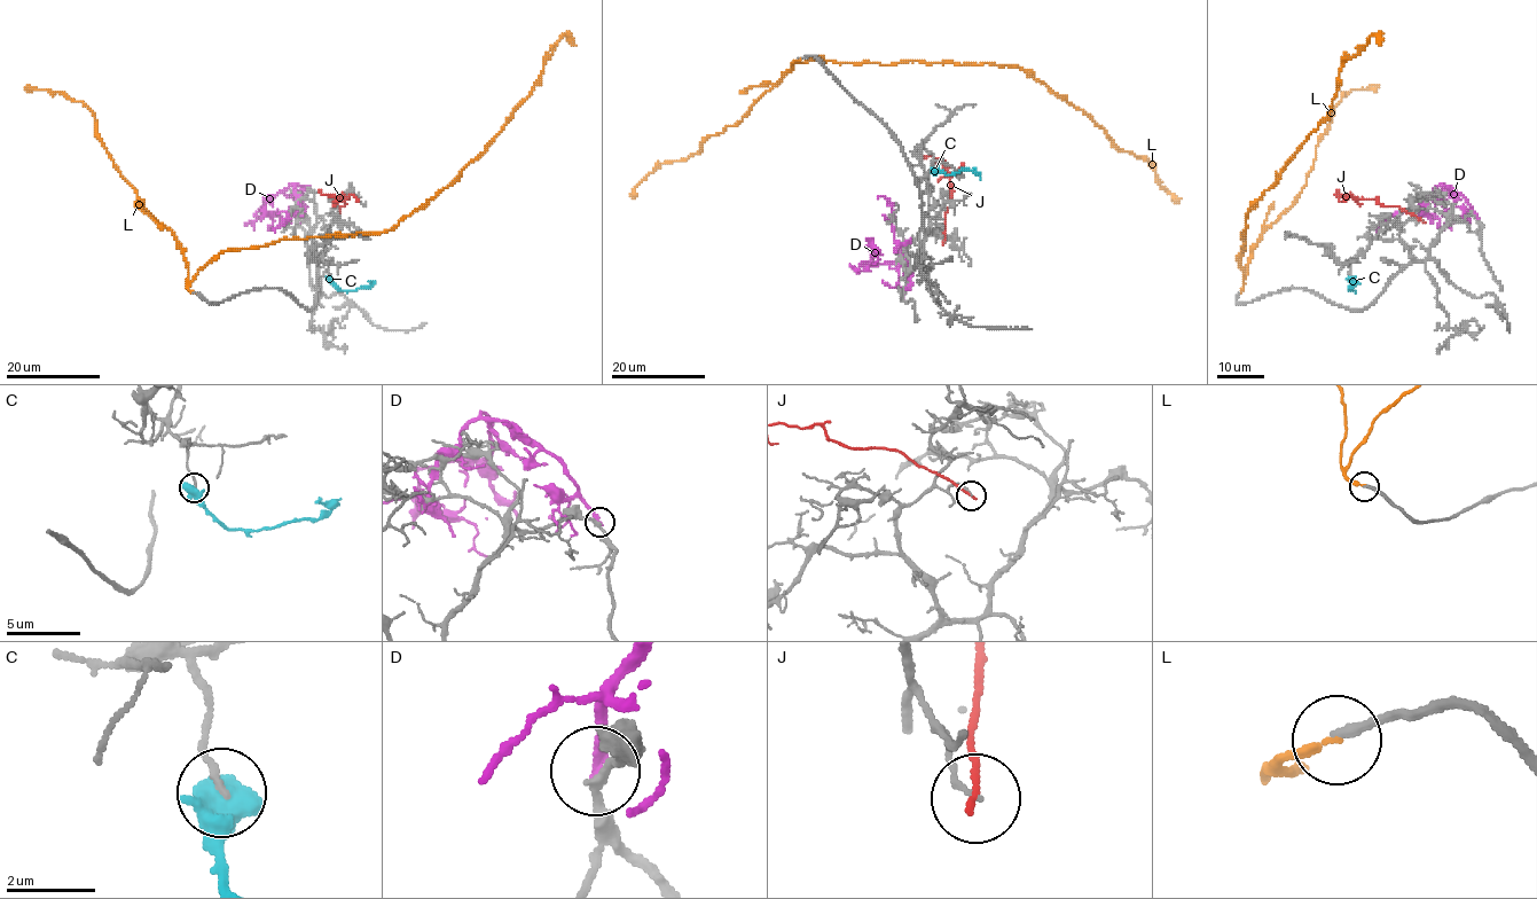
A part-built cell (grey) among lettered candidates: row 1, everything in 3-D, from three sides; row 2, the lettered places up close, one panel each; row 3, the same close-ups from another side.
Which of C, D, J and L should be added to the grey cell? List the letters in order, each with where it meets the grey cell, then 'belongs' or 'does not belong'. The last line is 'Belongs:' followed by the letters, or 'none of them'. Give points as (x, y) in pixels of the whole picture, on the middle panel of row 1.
C: contact (934, 171); does not belong
D: contact (901, 297); does not belong
J: contact (945, 242); does not belong
L: contact (799, 60); belongs
Belongs: L

